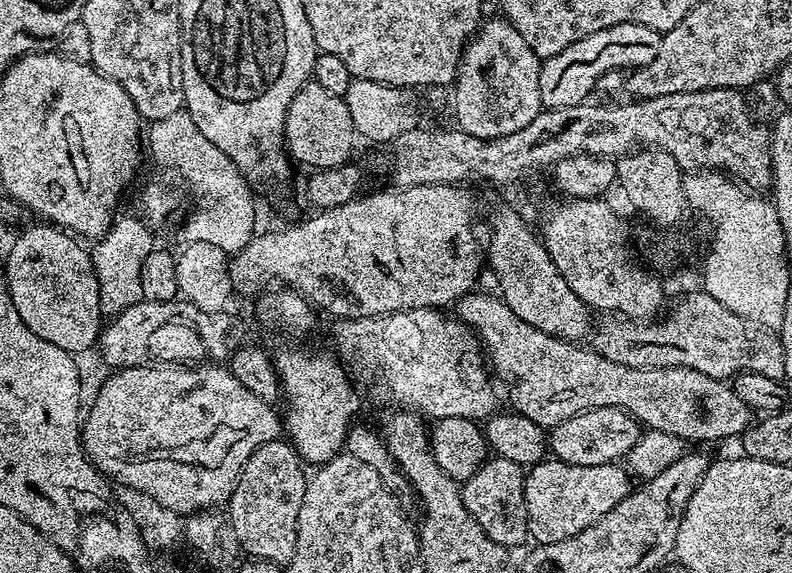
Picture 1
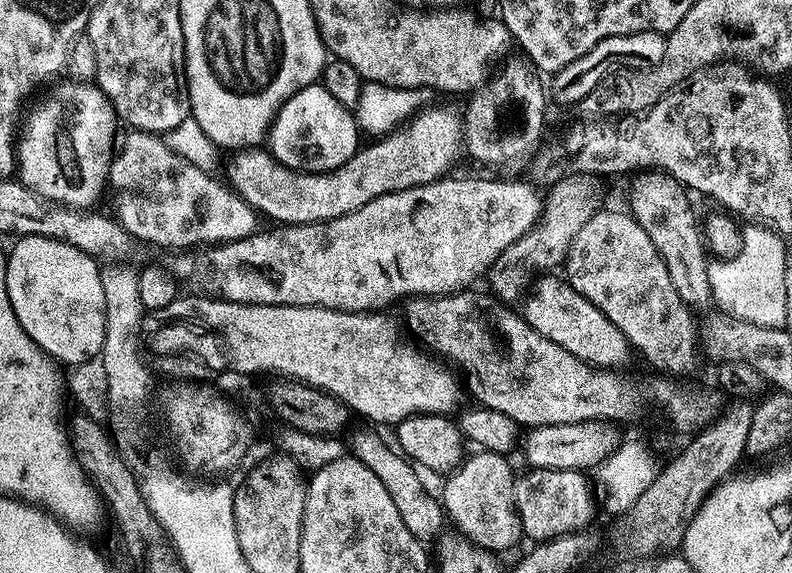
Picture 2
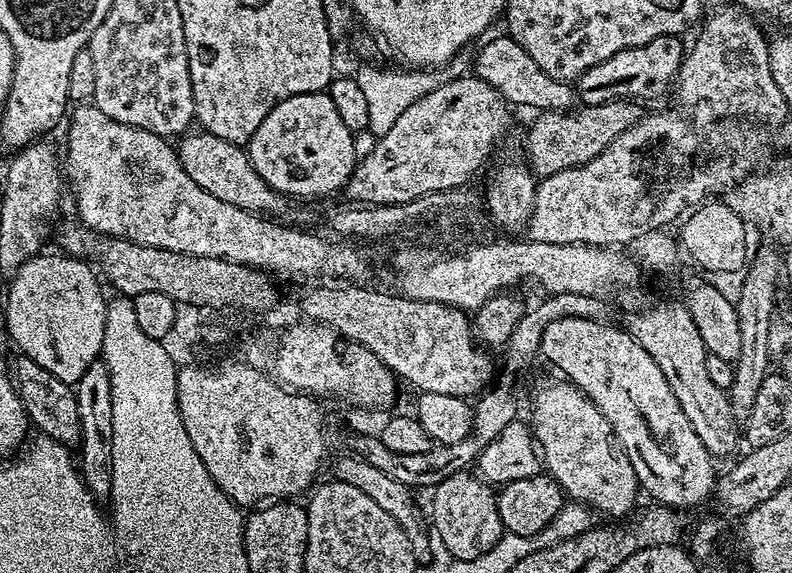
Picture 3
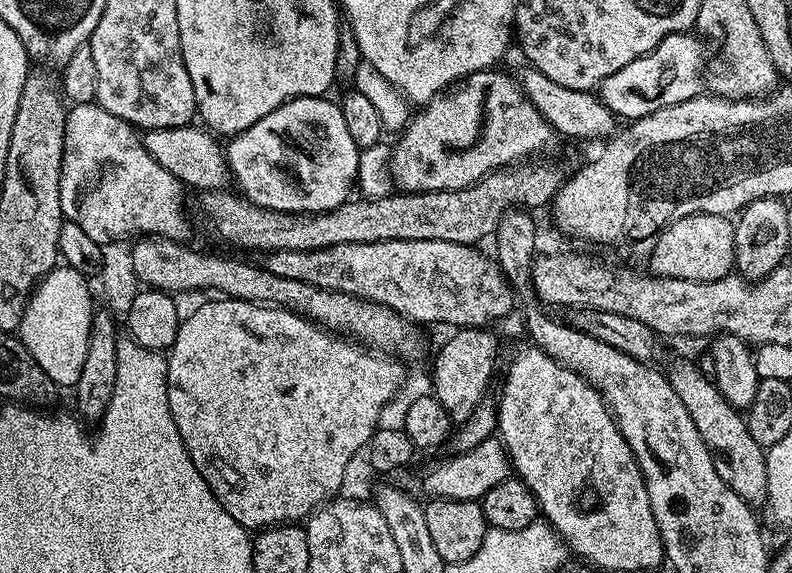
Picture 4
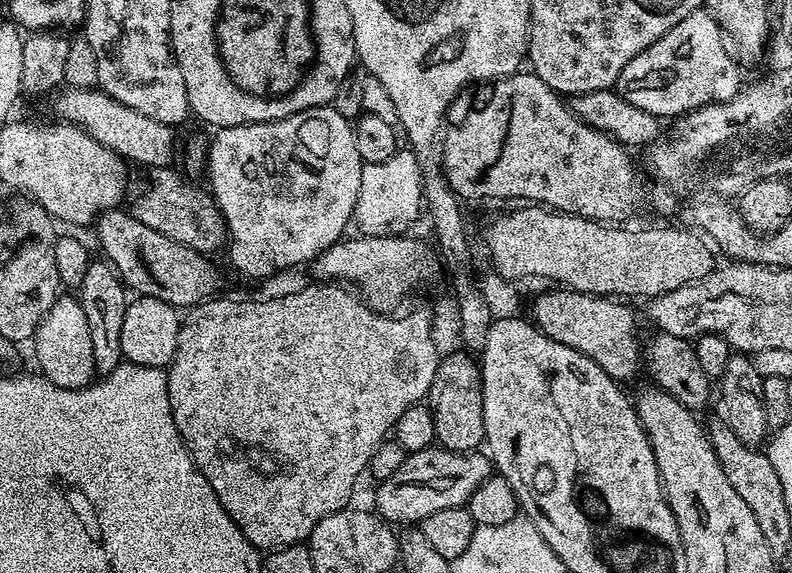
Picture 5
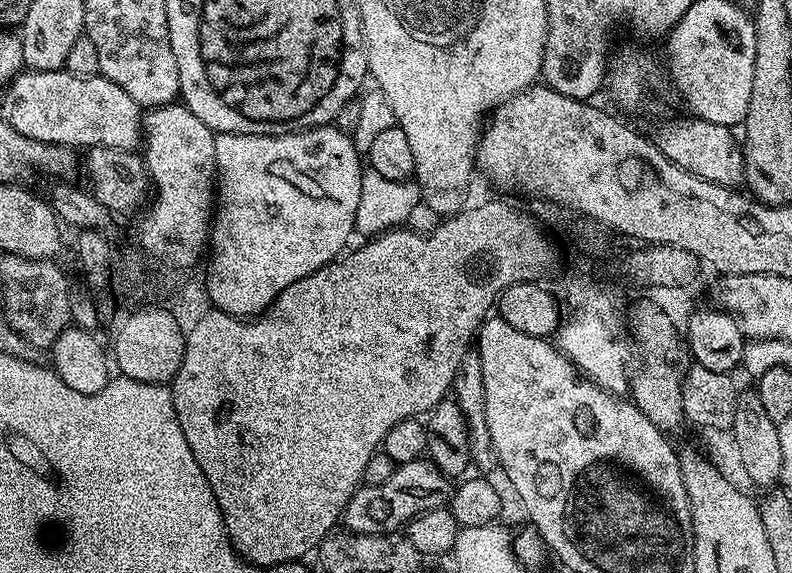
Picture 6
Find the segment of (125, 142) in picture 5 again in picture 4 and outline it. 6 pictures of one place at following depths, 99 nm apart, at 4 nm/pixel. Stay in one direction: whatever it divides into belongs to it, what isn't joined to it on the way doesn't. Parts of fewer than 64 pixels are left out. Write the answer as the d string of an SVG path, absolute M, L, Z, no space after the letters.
M196 127L150 128L143 133L142 139L150 158L154 158L162 170L170 170L170 174L174 174L174 178L178 178L189 189L200 188L201 193L223 189L227 185L224 183L230 180L225 149L211 131Z

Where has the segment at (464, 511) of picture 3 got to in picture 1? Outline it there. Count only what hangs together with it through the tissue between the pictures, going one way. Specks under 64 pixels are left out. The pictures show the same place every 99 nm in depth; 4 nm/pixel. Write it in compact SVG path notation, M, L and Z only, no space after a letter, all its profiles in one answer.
M494 456L486 460L479 471L461 487L463 504L468 513L486 530L488 537L509 550L516 550L530 536L526 514L525 475L520 464Z

